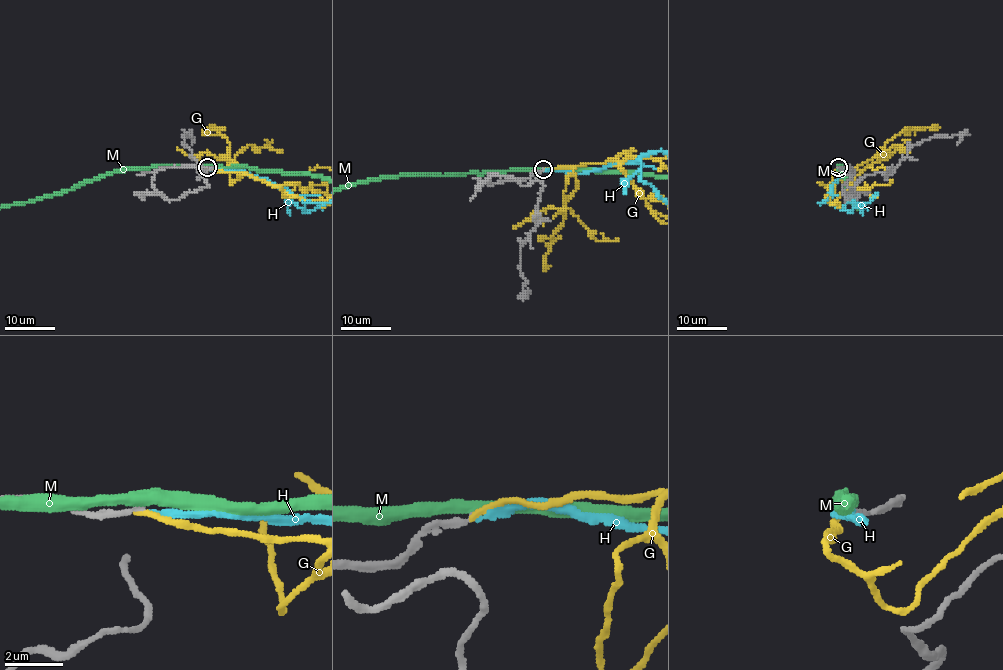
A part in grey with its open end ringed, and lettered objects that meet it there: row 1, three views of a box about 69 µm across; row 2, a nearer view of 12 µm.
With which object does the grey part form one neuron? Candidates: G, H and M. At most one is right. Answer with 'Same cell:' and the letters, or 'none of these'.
Same cell: none of these

